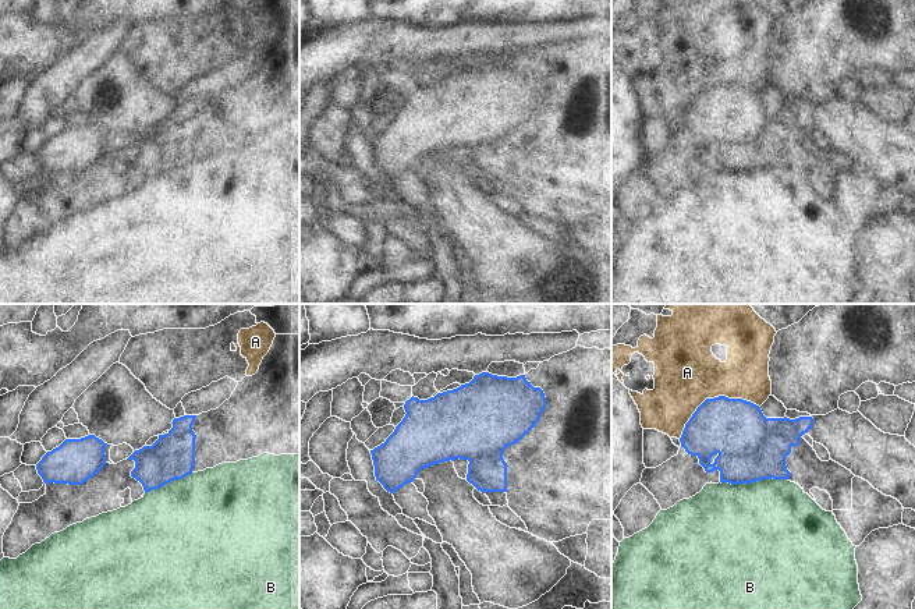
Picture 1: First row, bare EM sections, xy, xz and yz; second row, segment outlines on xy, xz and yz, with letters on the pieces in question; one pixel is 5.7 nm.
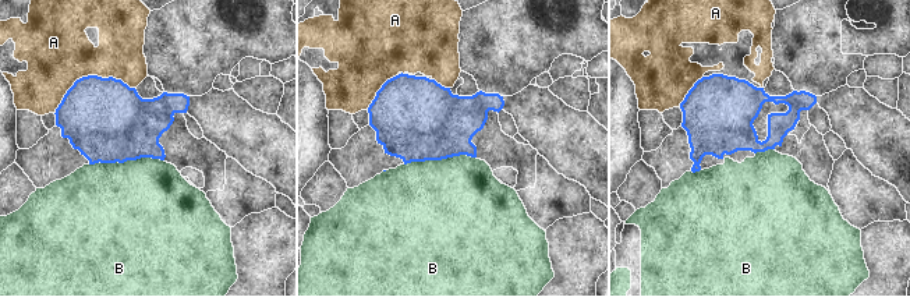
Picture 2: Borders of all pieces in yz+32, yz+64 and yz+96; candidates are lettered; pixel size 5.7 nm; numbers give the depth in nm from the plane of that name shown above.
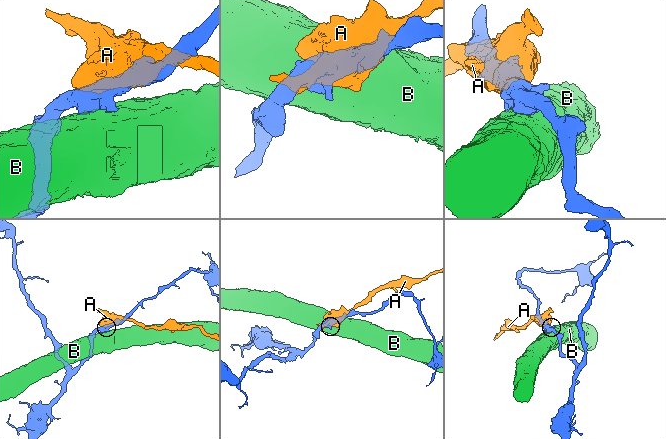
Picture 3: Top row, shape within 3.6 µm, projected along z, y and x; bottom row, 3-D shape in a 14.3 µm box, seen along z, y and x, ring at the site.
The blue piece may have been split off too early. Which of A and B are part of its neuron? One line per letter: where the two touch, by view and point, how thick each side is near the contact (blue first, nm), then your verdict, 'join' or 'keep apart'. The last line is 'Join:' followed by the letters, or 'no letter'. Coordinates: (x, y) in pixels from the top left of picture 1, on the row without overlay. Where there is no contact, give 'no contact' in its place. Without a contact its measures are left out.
A: meets blue in yz at (715, 85); 360 nm thick on the blue side, 360 nm on the other; keep apart
B: meets blue in yz at (754, 169); 380 nm thick on the blue side, 500 nm on the other; keep apart
Join: no letter

